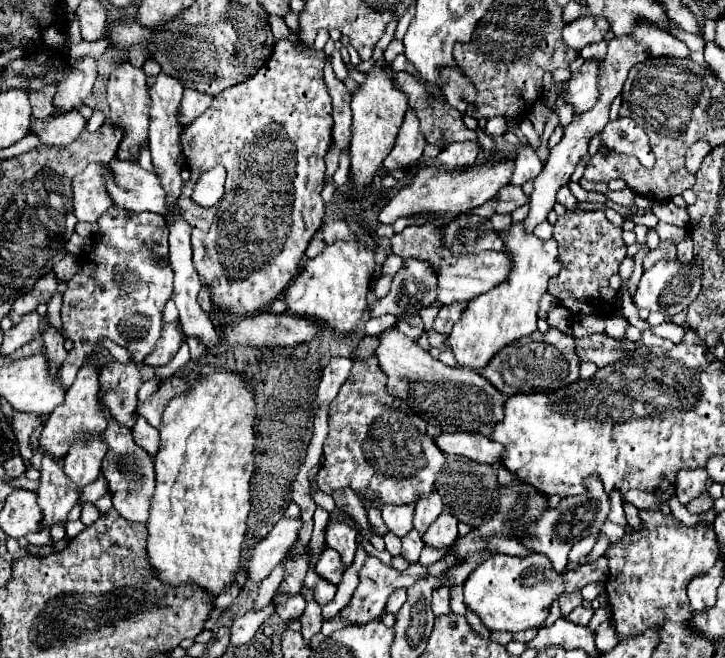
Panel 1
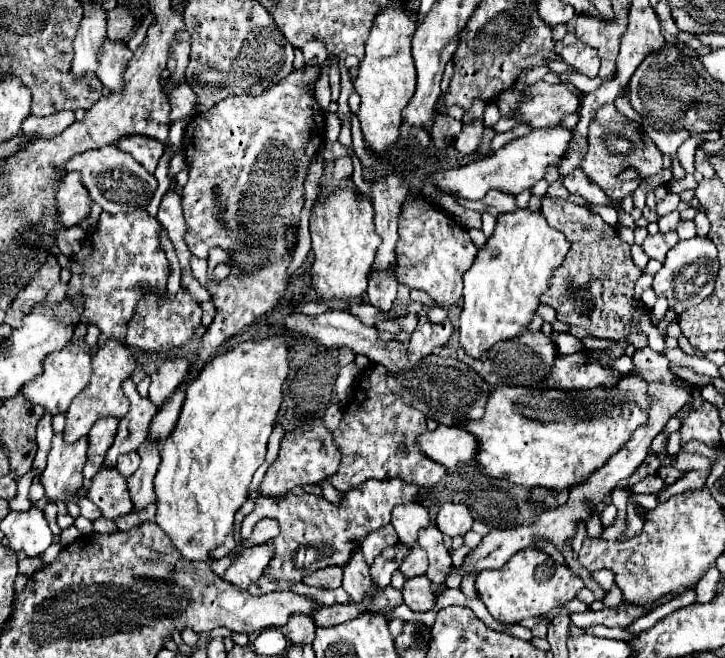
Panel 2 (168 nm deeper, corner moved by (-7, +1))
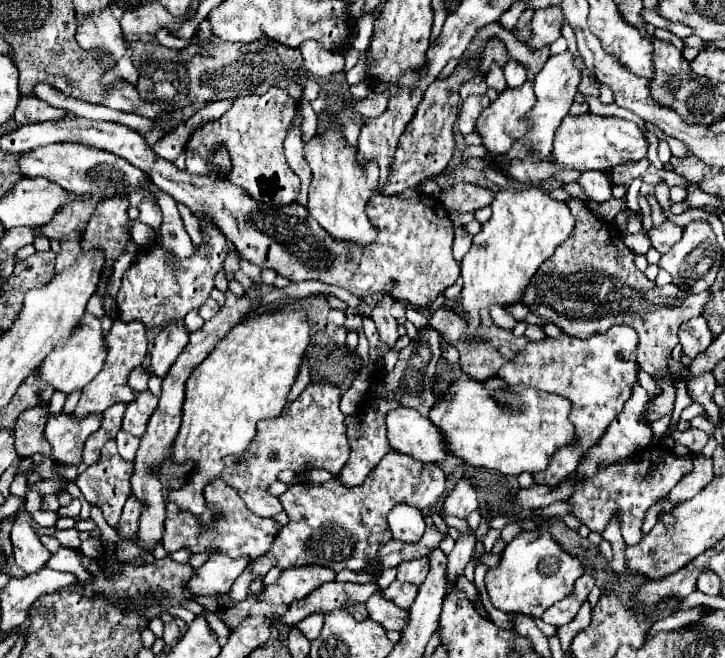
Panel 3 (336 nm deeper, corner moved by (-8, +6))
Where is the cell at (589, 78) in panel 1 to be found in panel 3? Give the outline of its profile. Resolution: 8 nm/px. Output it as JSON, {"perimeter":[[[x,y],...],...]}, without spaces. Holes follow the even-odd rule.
{"perimeter":[[[526,80],[522,88],[506,88],[498,94],[498,98],[480,114],[476,132],[484,138],[484,146],[490,154],[504,154],[508,148],[512,148],[512,140],[520,140],[524,132],[528,130],[528,112],[532,110],[532,104],[536,104],[534,84]]]}

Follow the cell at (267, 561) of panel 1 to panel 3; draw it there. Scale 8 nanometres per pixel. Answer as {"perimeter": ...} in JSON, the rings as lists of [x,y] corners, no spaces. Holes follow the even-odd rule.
{"perimeter":[[[214,554],[204,566],[196,568],[196,574],[192,576],[192,580],[188,582],[188,588],[194,592],[194,594],[202,594],[202,596],[216,596],[216,594],[224,594],[232,588],[234,580],[244,572],[244,568],[250,564],[250,558],[236,558],[232,560],[230,556],[224,556],[224,554]]]}

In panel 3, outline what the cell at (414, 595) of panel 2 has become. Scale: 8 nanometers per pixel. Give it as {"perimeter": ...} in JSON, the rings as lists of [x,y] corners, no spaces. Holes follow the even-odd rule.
{"perimeter":[[[394,580],[384,590],[384,596],[390,598],[402,610],[408,610],[412,606],[412,600],[416,598],[416,592],[418,592],[418,586],[414,586],[414,584],[400,584],[400,580]]]}

